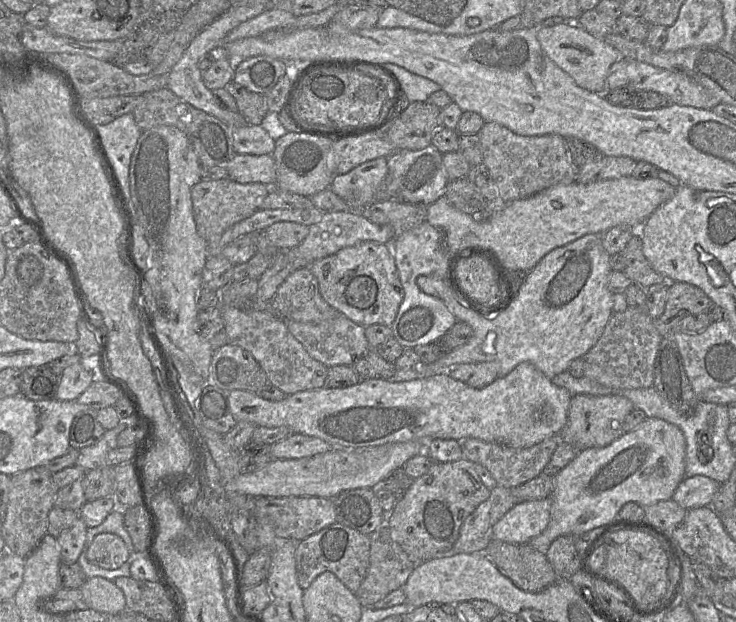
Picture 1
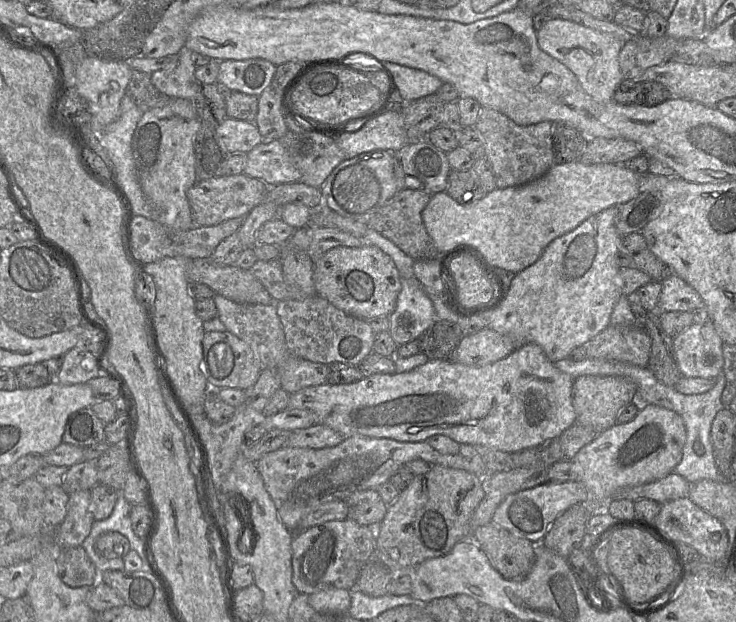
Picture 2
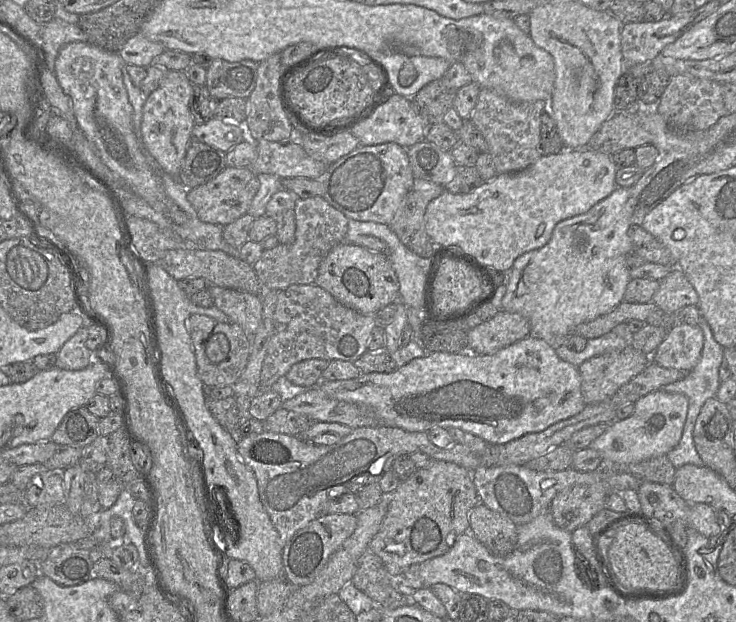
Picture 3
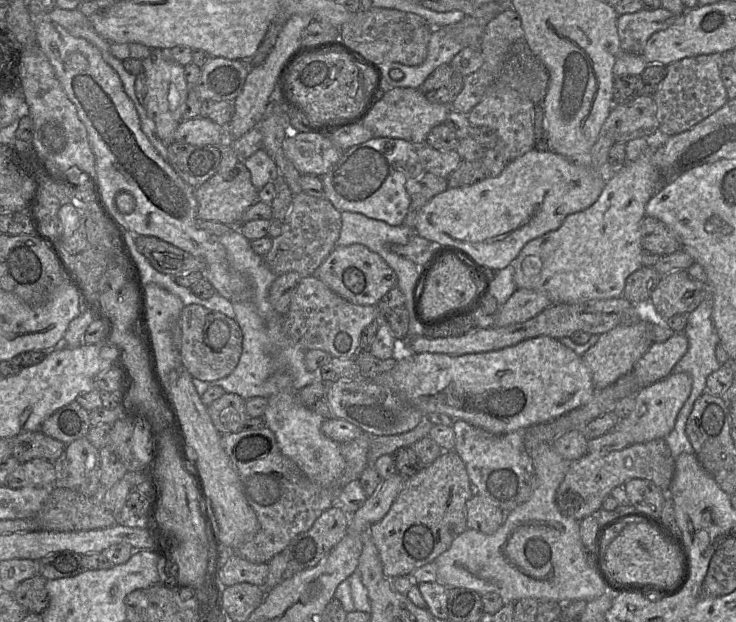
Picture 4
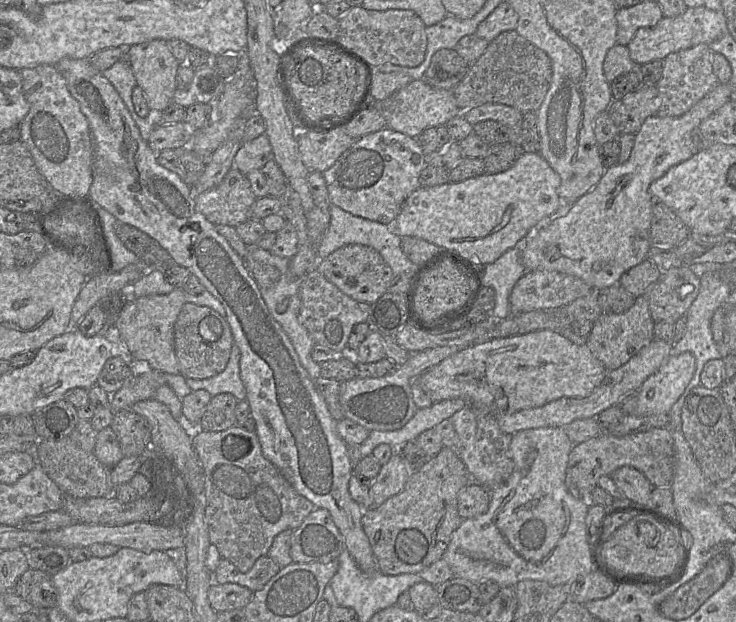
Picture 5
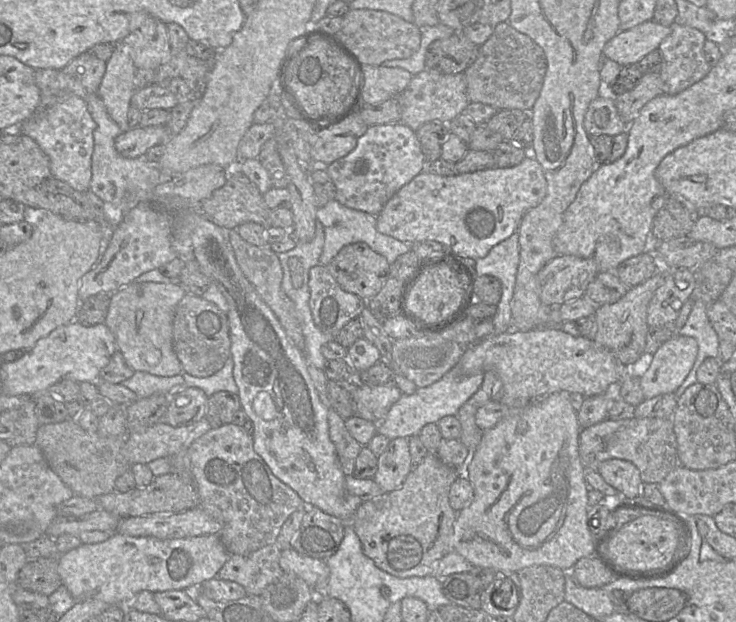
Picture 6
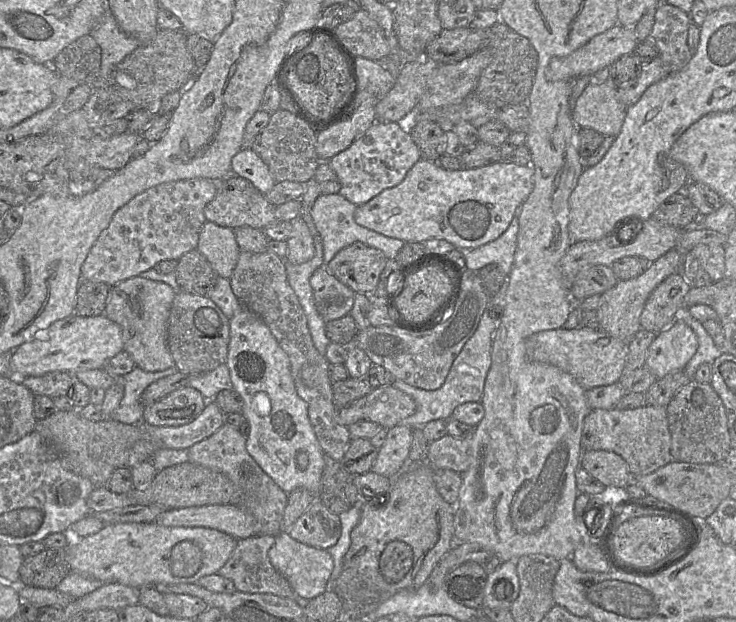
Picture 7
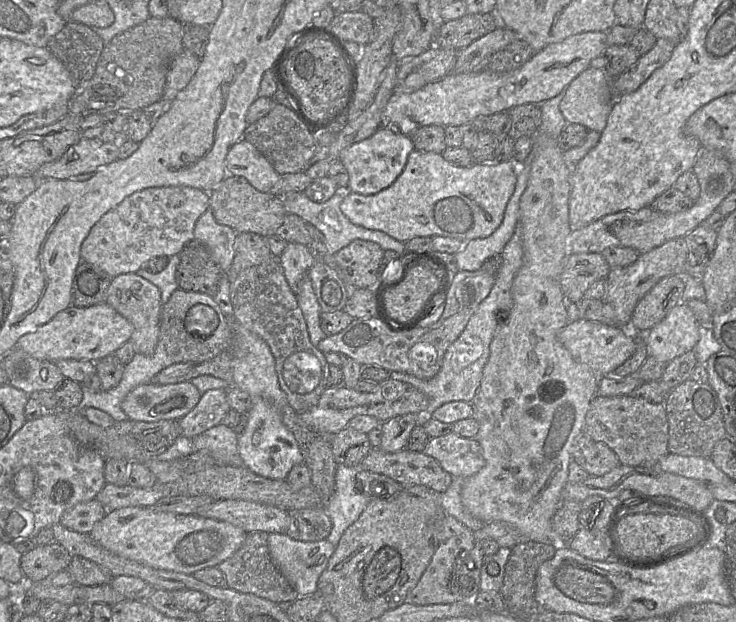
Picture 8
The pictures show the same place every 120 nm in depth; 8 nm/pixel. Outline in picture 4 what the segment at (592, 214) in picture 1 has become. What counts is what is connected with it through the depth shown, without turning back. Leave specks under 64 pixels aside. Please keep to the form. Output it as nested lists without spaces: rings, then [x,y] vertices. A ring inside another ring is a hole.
[[[600,135],[590,153],[590,165],[575,163],[553,151],[528,151],[507,162],[496,177],[486,177],[474,184],[447,188],[431,198],[419,211],[415,233],[429,241],[464,249],[487,268],[501,270],[510,265],[529,241],[557,230],[565,218],[590,207],[599,198],[606,184],[608,153],[615,142]]]

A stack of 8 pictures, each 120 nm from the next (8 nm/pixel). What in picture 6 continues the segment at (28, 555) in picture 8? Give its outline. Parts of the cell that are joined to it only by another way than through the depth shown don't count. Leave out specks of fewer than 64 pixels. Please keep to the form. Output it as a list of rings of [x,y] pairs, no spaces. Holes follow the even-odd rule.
[[[57,558],[29,559],[18,574],[19,588],[50,596],[62,585]]]

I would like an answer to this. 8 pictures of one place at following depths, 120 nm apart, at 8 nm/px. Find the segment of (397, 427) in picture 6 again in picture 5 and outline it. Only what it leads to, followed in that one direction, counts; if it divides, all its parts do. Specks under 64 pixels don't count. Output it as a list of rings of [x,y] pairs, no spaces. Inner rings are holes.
[[[461,398],[433,402],[427,408],[418,408],[415,415],[401,429],[370,431],[368,438],[358,447],[360,460],[372,455],[374,448],[379,444],[385,443],[399,449],[405,443],[416,440],[423,431],[433,429],[443,420],[451,418],[467,404],[467,401]]]

